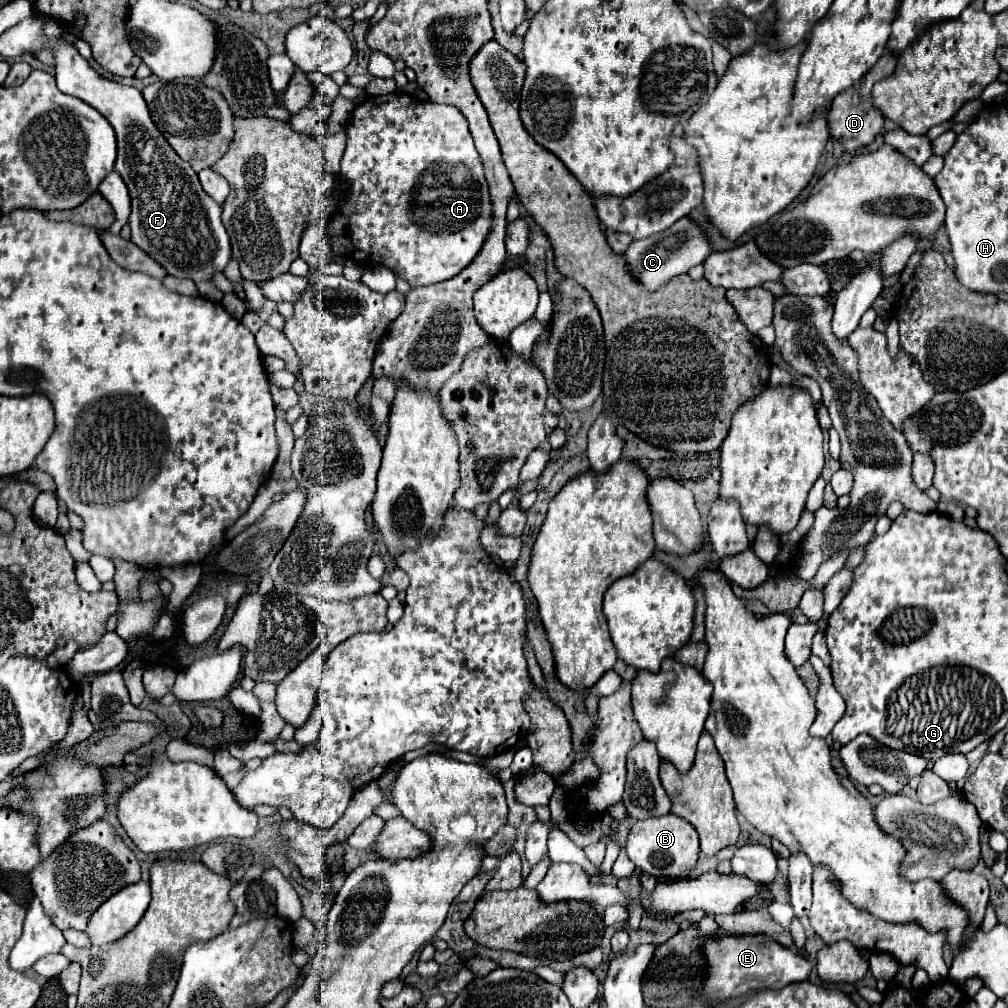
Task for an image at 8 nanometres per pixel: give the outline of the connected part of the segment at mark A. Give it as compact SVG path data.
M392 92L386 96L368 96L362 104L358 104L354 108L352 118L346 126L346 134L348 134L346 150L344 150L344 156L340 160L340 172L338 172L338 176L346 182L344 202L342 202L340 210L332 216L332 220L326 224L326 234L330 236L330 248L336 254L342 254L342 256L354 260L362 268L370 268L374 264L386 266L396 276L404 278L410 286L436 284L436 282L442 282L442 280L456 276L462 268L466 268L472 262L472 258L480 252L480 248L486 240L486 234L490 230L490 220L492 220L492 206L490 206L488 184L486 184L484 170L482 170L482 160L480 160L478 150L474 148L474 140L470 136L468 122L462 116L462 112L450 104L426 102L426 100L420 100L420 98L406 94L406 92Z

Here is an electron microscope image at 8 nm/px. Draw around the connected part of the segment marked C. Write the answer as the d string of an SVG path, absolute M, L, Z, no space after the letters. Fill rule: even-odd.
M682 218L674 226L670 226L670 230L664 230L662 234L656 234L654 238L634 240L626 248L624 258L626 258L630 274L648 292L656 292L666 282L670 282L674 276L688 272L696 264L702 264L708 258L708 254L710 254L710 246L708 246L708 240L704 238L702 230L696 224L692 224L690 218Z

